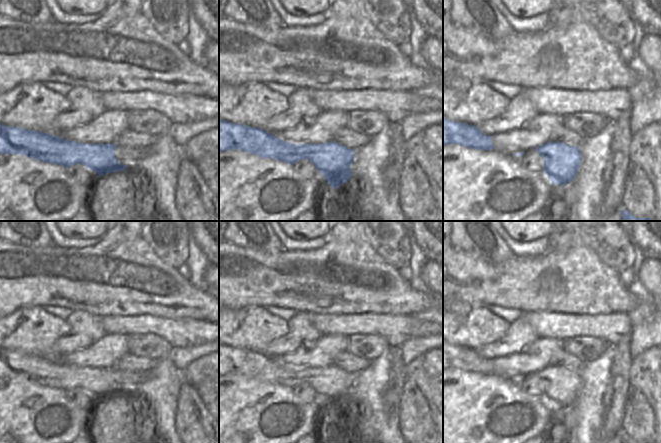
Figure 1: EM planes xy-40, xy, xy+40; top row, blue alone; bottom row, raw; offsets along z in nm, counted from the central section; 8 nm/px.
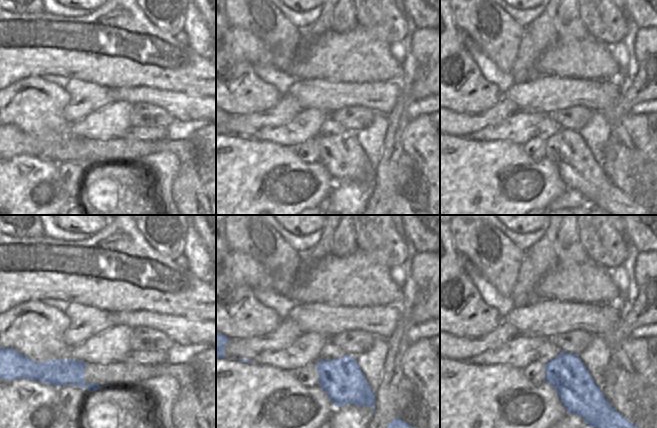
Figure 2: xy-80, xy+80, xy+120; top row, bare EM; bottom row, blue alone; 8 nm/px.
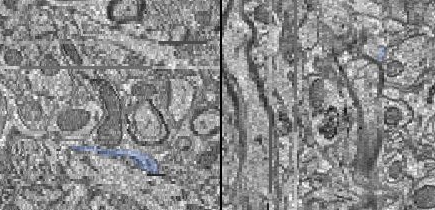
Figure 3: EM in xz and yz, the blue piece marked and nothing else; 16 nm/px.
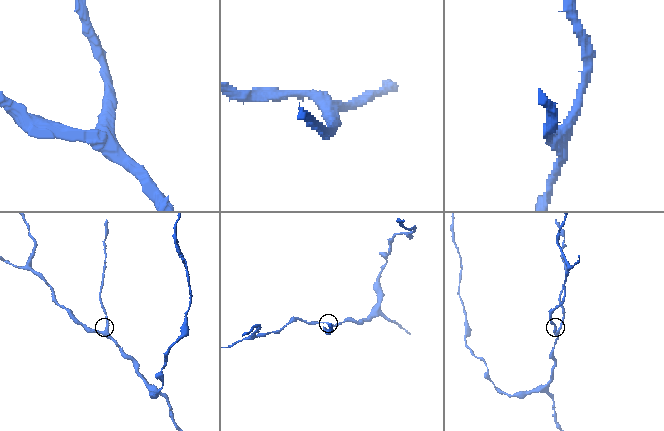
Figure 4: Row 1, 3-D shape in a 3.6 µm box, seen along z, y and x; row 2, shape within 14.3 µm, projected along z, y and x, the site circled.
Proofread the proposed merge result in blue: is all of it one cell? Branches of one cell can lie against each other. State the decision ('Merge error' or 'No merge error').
No merge error

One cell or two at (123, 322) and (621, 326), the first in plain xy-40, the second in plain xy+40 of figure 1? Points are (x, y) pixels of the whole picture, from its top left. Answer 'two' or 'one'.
one

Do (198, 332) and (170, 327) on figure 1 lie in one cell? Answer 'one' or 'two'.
one

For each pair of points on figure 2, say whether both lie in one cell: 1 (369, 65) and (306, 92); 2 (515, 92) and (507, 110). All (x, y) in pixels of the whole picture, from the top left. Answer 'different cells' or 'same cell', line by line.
1: different cells
2: different cells

